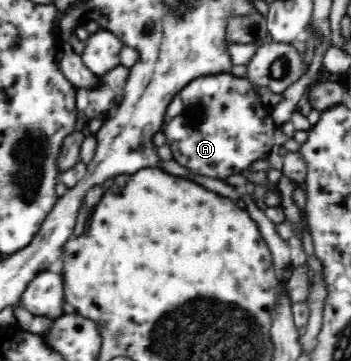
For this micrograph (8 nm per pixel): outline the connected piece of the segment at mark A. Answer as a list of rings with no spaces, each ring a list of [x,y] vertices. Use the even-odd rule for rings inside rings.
[[[218,73],[197,77],[176,94],[164,117],[161,131],[166,143],[174,153],[174,161],[196,175],[206,175],[214,179],[226,179],[230,175],[240,175],[258,159],[266,159],[274,146],[274,135],[278,129],[272,118],[272,108],[265,105],[254,85],[247,77],[232,73]]]

